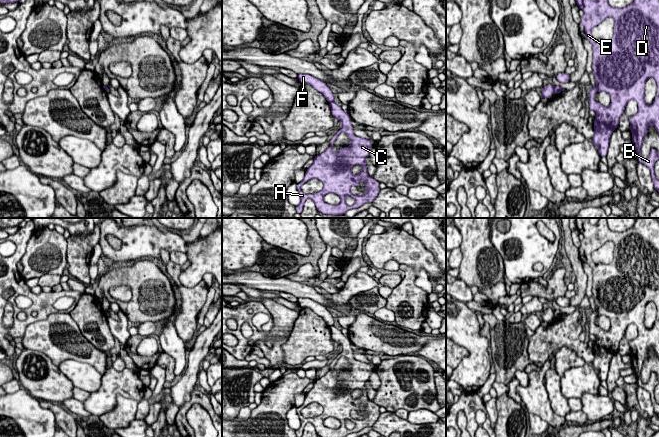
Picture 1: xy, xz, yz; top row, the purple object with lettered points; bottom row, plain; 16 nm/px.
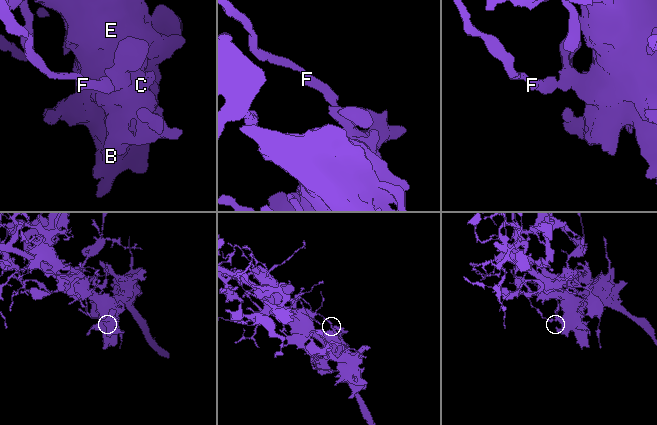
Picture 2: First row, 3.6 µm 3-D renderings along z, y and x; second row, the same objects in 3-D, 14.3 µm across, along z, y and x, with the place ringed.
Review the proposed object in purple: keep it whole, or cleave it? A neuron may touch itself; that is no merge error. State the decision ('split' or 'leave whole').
split

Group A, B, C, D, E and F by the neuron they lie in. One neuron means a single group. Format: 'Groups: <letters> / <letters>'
Groups: A B C D E / F

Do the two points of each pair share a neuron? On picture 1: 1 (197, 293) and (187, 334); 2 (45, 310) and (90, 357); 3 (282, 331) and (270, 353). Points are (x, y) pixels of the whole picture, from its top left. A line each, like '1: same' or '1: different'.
1: same
2: different
3: same

